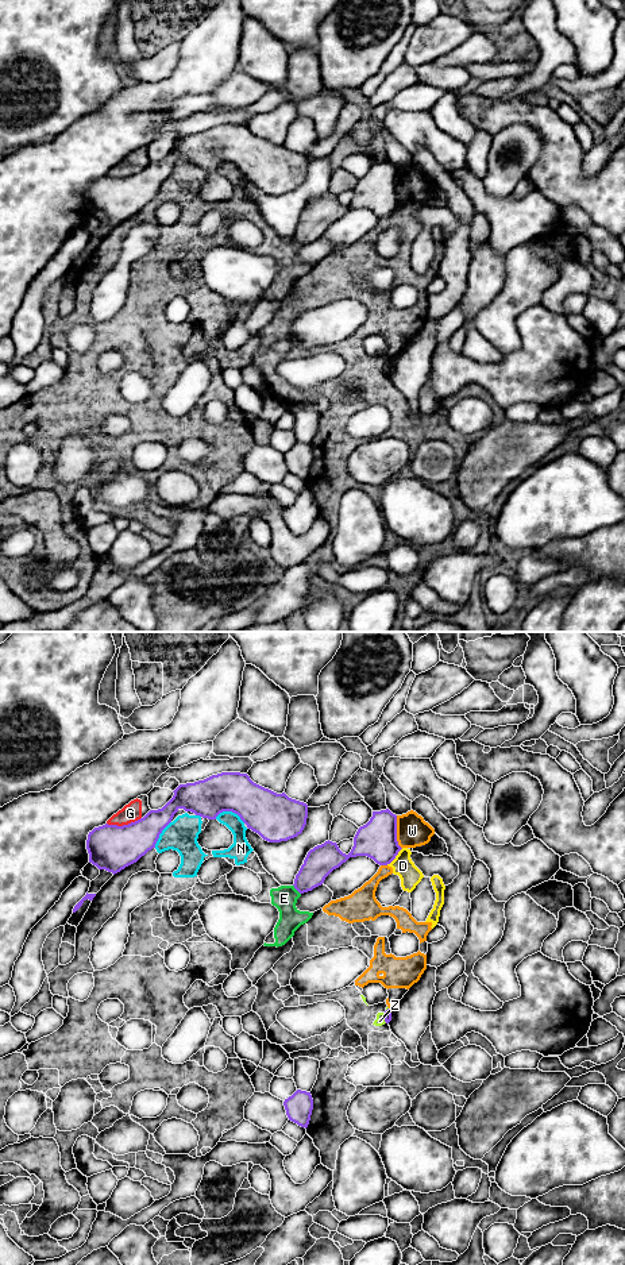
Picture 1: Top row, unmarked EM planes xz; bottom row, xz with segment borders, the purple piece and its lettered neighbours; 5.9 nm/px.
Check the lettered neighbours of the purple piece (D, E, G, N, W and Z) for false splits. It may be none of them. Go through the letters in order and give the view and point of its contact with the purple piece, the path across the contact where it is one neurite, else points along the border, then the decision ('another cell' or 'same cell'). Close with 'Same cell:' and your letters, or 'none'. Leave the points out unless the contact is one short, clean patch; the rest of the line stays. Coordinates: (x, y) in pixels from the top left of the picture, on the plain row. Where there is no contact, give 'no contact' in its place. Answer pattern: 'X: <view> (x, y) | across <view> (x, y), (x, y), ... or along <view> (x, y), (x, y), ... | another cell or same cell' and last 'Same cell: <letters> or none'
D: xz (394, 209) | along xz (402, 200), (386, 216) | another cell
E: xz (296, 240) | along xz (293, 236), (300, 246) | another cell
G: xz (123, 177) | along xz (141, 169), (122, 177), (107, 176) | another cell
N: xz (230, 162) | another cell
W: xz (396, 184) | another cell
Z: xz (385, 370) | along xz (384, 366), (386, 374) | another cell
Same cell: none

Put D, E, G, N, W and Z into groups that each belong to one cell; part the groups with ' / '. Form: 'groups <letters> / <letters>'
groups D E G N W Z

